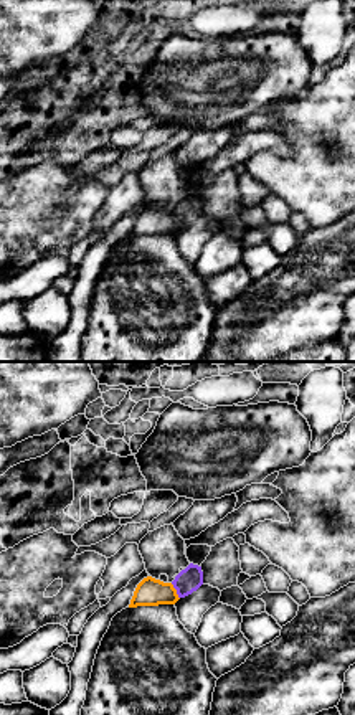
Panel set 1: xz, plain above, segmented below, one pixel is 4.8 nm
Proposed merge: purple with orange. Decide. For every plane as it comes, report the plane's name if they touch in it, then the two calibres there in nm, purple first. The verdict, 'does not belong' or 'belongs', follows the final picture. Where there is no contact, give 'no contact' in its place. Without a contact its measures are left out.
meets purple in xz; 120 nm thick on the purple side, 140 nm on the other

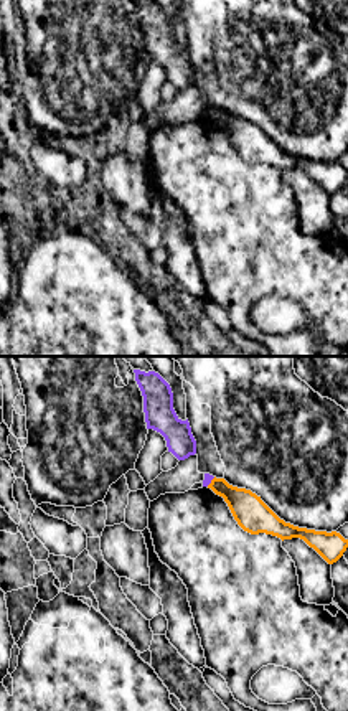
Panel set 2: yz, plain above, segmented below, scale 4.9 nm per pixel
meets purple in yz; 40 nm thick on the purple side, 160 nm on the other

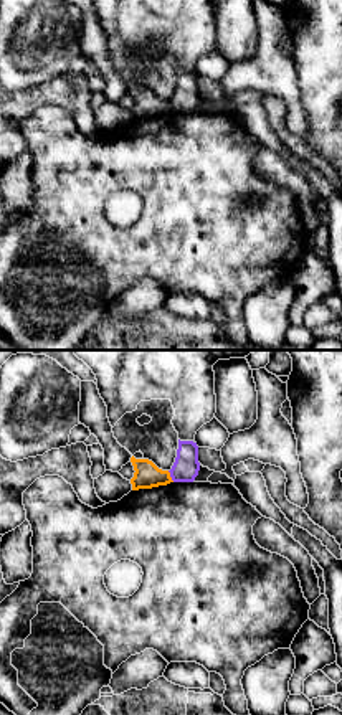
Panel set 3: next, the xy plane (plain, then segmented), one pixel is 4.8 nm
meets purple in xy; 130 nm thick on the purple side, 120 nm on the other

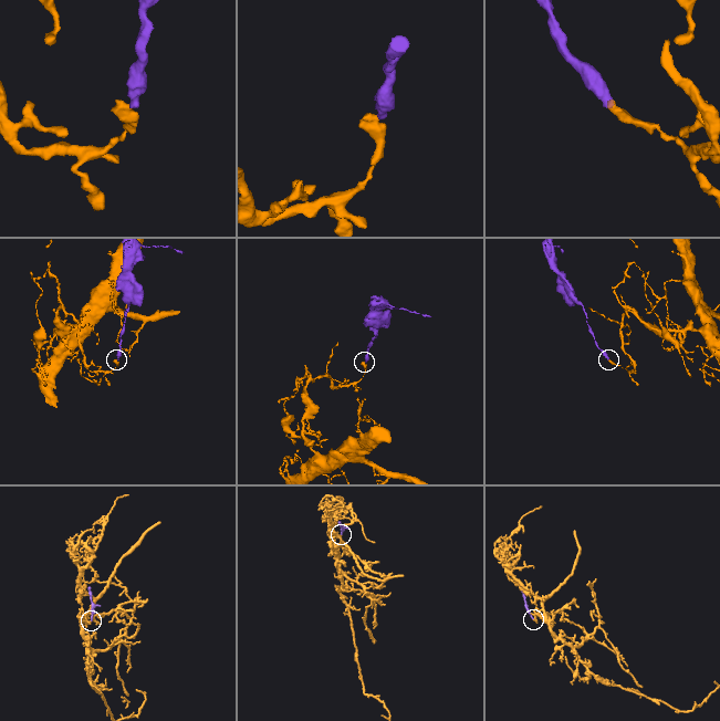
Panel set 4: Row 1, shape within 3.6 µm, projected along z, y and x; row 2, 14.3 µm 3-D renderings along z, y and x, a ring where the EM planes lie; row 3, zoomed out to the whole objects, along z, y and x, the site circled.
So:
does not belong

